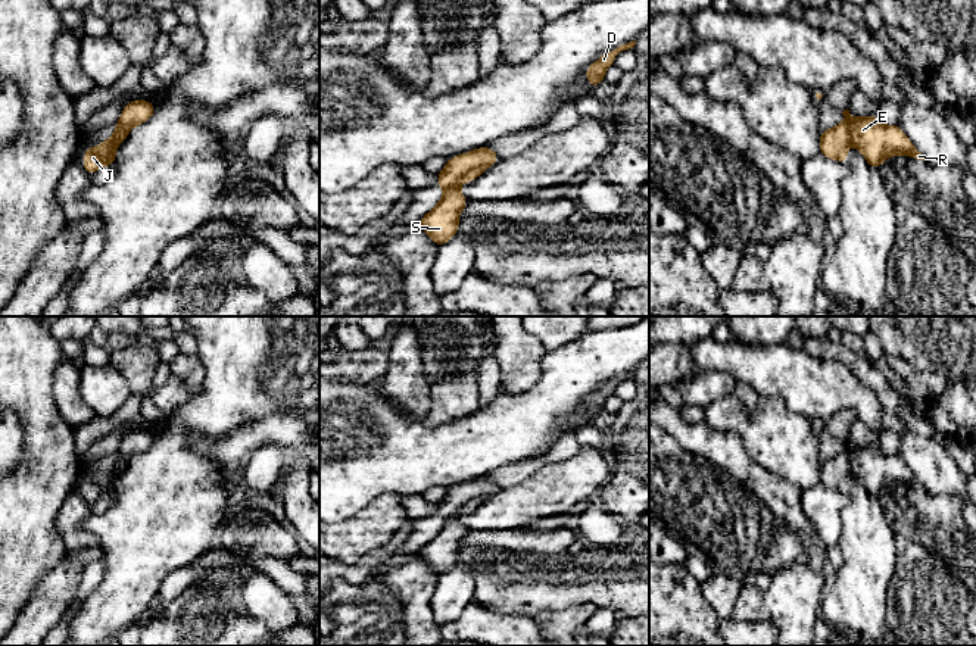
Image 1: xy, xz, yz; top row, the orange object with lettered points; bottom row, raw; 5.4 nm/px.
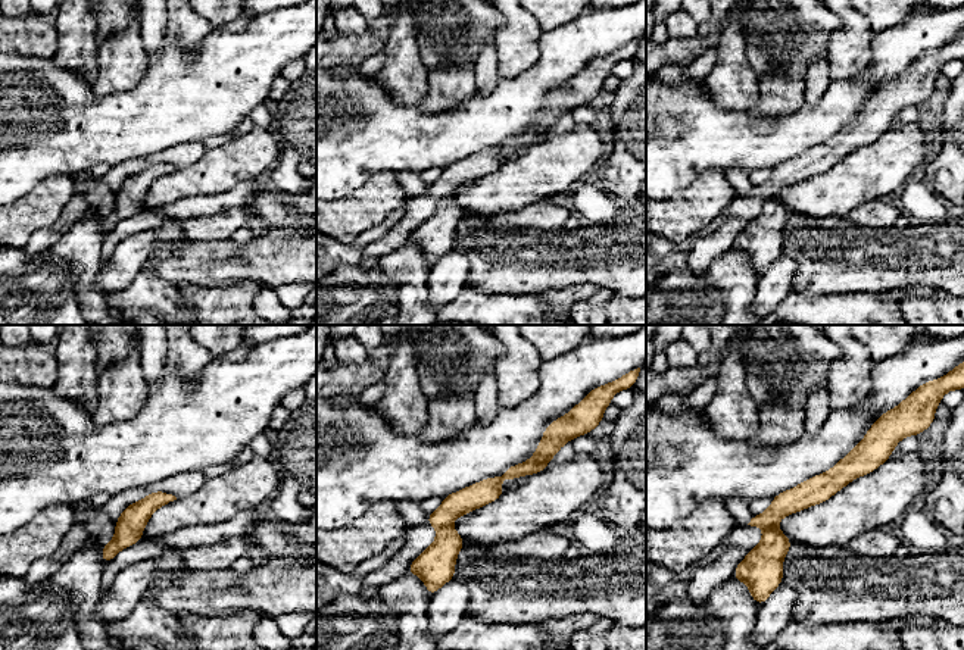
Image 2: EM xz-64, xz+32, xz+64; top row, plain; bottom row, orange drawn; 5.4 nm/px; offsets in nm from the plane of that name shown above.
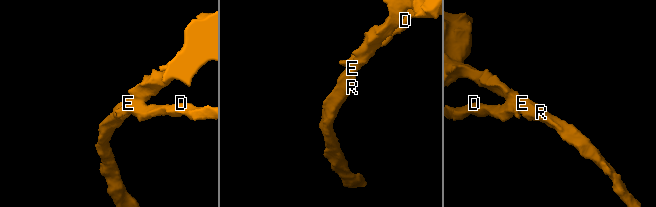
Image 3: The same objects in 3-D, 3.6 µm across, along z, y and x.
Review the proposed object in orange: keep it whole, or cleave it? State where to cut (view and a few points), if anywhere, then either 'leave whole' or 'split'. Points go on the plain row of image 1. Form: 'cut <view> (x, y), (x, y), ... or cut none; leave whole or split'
cut xz (488, 495), (471, 498), (445, 520); split

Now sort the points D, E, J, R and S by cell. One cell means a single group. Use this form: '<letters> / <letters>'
D J / E R S

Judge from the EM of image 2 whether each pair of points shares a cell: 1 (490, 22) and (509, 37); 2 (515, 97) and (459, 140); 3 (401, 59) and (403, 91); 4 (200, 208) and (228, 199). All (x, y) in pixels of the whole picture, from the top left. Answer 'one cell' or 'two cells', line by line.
1: two cells
2: one cell
3: one cell
4: one cell

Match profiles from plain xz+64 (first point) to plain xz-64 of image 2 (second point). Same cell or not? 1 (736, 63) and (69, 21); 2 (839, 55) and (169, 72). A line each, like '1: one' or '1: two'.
1: one
2: two

